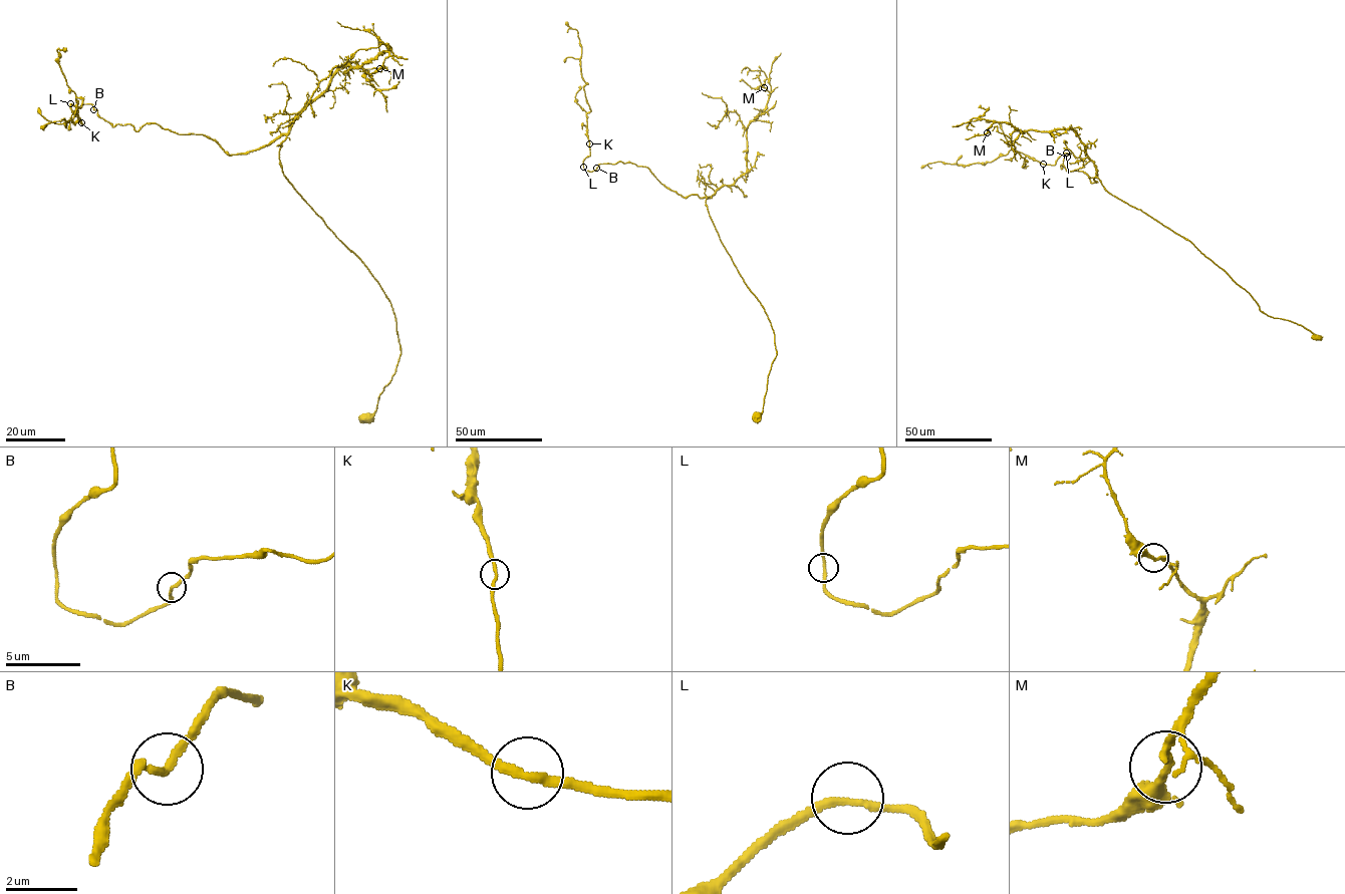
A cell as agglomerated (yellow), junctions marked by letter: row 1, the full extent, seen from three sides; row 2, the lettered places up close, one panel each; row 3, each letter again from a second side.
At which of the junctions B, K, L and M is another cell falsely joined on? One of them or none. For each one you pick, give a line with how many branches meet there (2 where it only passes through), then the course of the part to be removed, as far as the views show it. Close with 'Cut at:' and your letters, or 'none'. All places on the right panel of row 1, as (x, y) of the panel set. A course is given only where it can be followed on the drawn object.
Cut at: none

